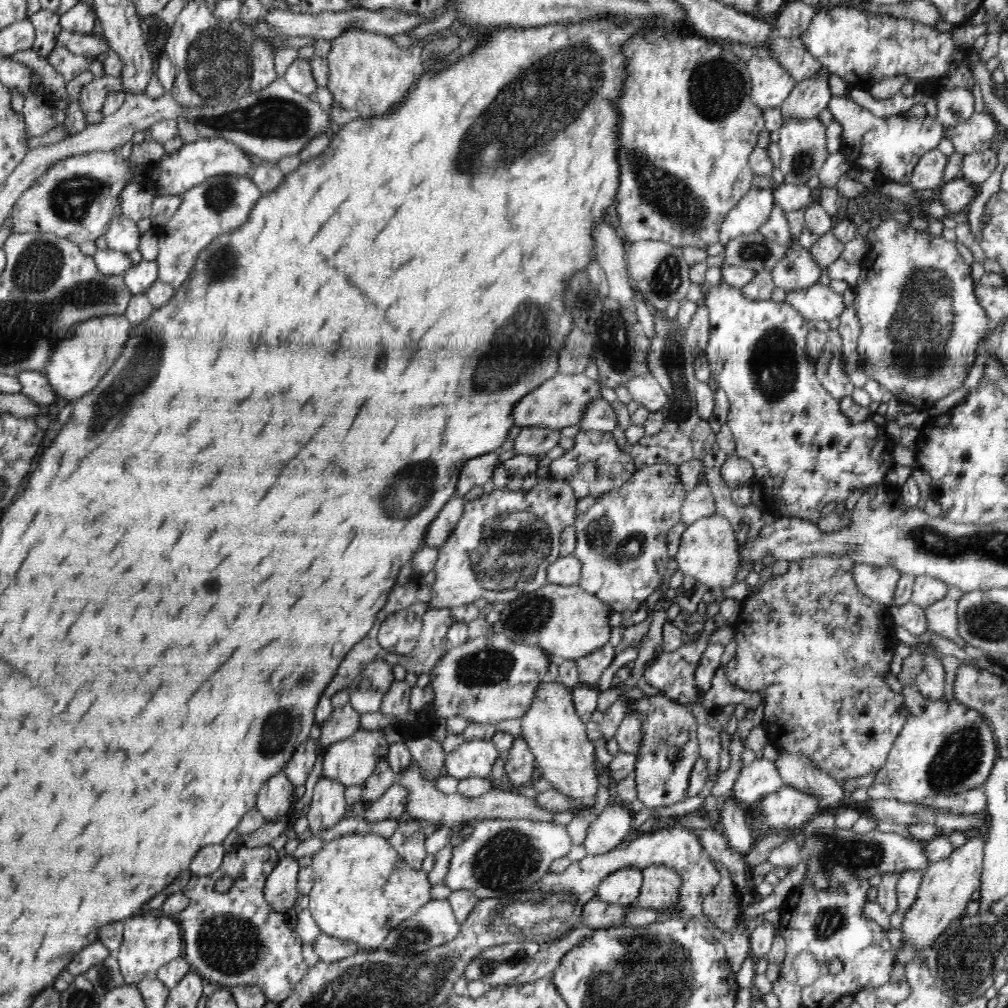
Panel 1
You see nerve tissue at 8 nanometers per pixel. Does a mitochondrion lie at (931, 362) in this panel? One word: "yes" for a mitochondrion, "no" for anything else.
no

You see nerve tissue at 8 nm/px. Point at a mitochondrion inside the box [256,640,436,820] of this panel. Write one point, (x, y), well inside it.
(306, 677)

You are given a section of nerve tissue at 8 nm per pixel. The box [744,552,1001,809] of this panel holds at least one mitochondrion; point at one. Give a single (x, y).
(960, 756)

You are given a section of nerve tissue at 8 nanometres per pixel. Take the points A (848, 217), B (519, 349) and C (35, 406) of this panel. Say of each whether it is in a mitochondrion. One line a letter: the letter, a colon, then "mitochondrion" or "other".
A: other
B: mitochondrion
C: other

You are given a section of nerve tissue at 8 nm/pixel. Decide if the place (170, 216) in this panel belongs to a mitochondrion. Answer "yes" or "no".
no

